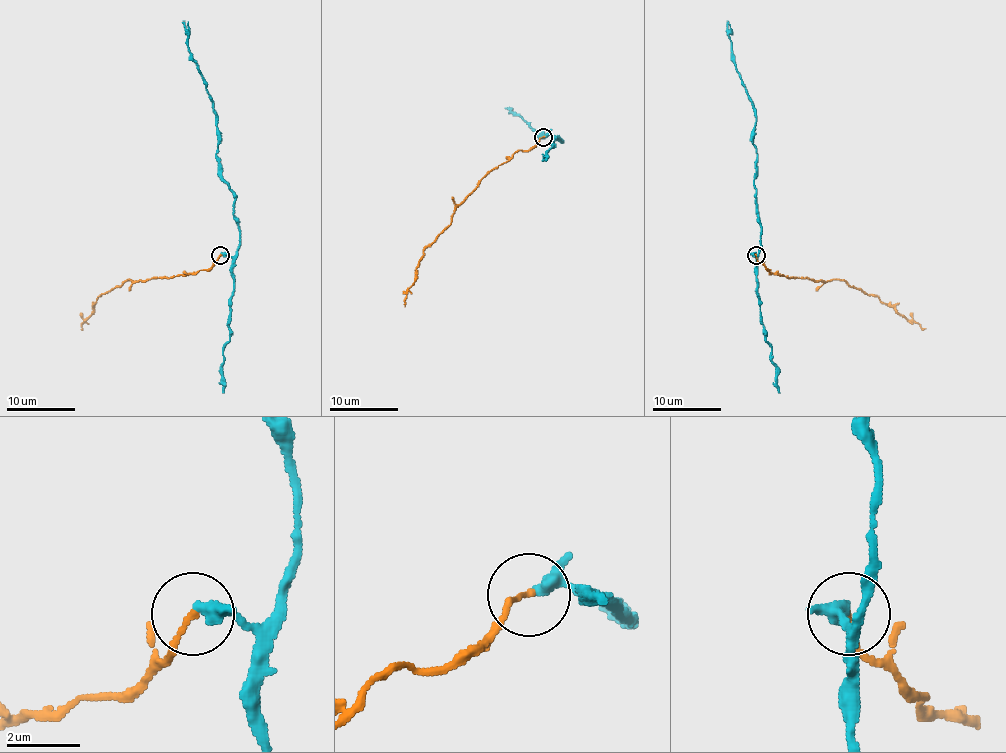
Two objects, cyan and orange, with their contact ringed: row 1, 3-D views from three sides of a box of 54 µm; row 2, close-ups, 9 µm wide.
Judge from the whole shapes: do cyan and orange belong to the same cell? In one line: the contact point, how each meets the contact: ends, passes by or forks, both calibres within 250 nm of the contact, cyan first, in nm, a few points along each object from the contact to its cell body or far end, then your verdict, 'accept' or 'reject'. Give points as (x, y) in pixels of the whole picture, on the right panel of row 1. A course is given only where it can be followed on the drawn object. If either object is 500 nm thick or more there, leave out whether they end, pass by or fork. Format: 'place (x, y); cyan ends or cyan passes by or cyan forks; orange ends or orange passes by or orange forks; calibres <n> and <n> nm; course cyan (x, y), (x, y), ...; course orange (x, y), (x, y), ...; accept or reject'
place (756, 255); cyan passes by; orange ends; calibres 280 and 140 nm; course cyan (755, 255), (760, 245), (755, 192), (755, 113), (731, 51), (726, 20); course orange (755, 255), (769, 272), (786, 277), (843, 279), (870, 296), (877, 296), (916, 322), (923, 330); reject

